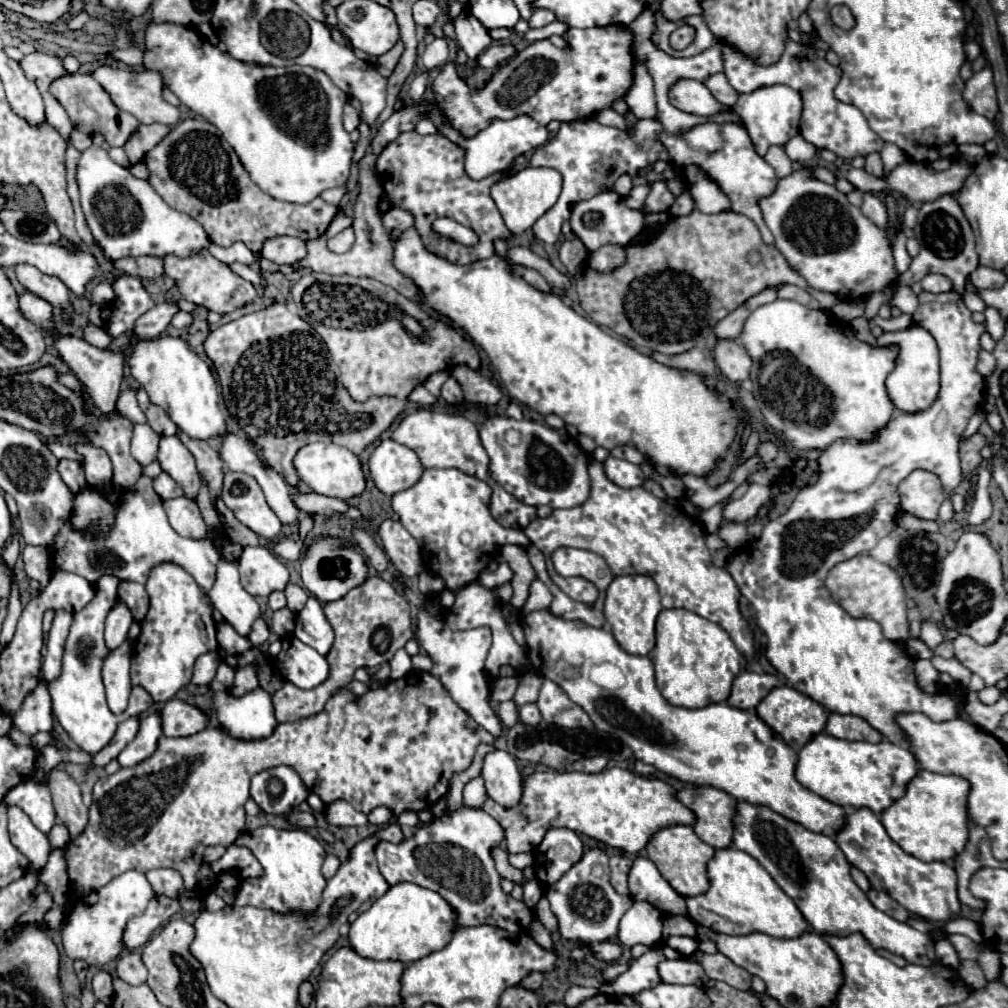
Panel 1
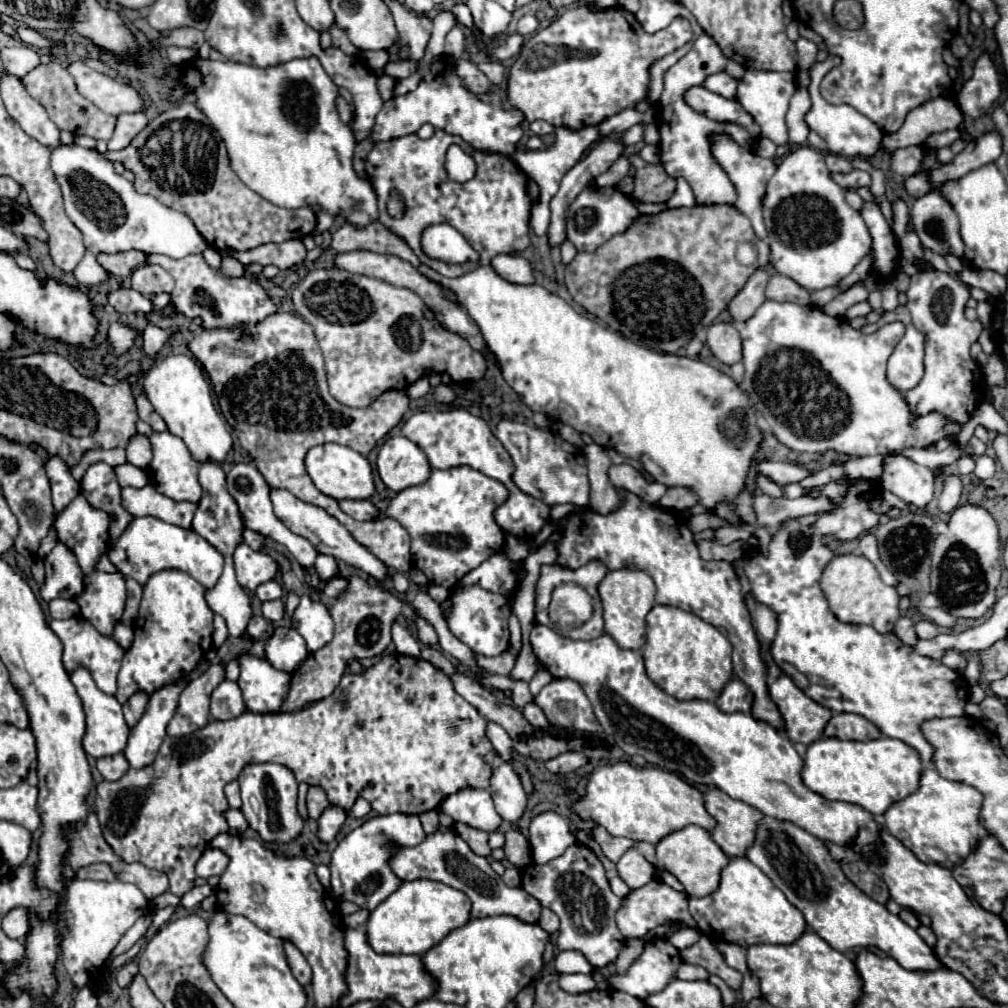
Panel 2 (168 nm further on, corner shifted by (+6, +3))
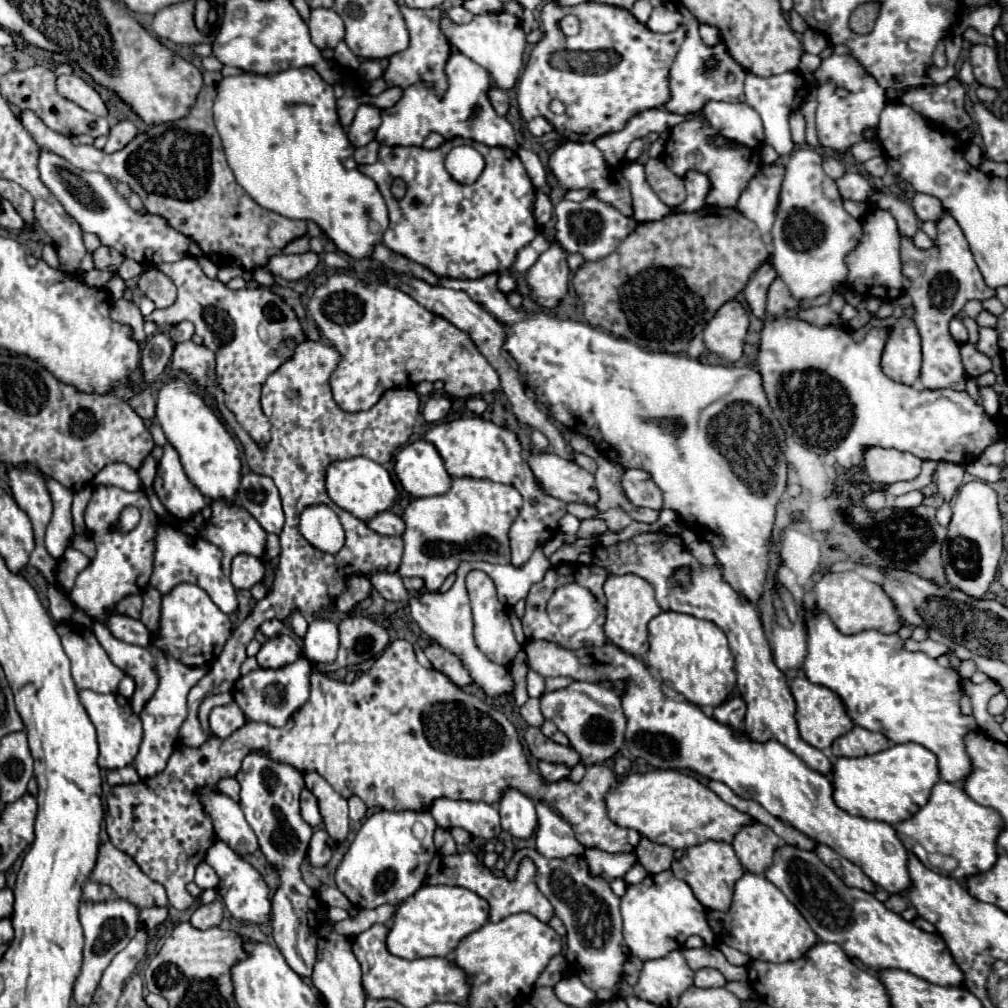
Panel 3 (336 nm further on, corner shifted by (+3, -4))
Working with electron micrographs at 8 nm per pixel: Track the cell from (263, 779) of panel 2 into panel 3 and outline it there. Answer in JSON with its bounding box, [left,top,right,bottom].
[234,752,322,976]

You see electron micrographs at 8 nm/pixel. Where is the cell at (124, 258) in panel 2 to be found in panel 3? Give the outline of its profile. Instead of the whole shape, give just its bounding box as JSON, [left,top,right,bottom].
[92,246,124,270]

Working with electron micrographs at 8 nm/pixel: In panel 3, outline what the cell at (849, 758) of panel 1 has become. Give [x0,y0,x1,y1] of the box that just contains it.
[832,744,940,824]

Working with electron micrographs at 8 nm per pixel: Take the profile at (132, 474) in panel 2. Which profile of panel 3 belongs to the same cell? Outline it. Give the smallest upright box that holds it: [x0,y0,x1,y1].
[94,464,142,492]

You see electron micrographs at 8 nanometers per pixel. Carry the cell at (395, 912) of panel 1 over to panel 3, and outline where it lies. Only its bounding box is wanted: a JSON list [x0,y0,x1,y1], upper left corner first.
[386,886,488,960]

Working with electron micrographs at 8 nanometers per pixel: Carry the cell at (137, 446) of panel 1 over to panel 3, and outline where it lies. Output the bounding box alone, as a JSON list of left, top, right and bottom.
[138,456,156,488]

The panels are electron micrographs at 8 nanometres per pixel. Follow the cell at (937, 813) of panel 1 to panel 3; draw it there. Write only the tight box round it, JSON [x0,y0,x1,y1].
[894,780,1004,878]

